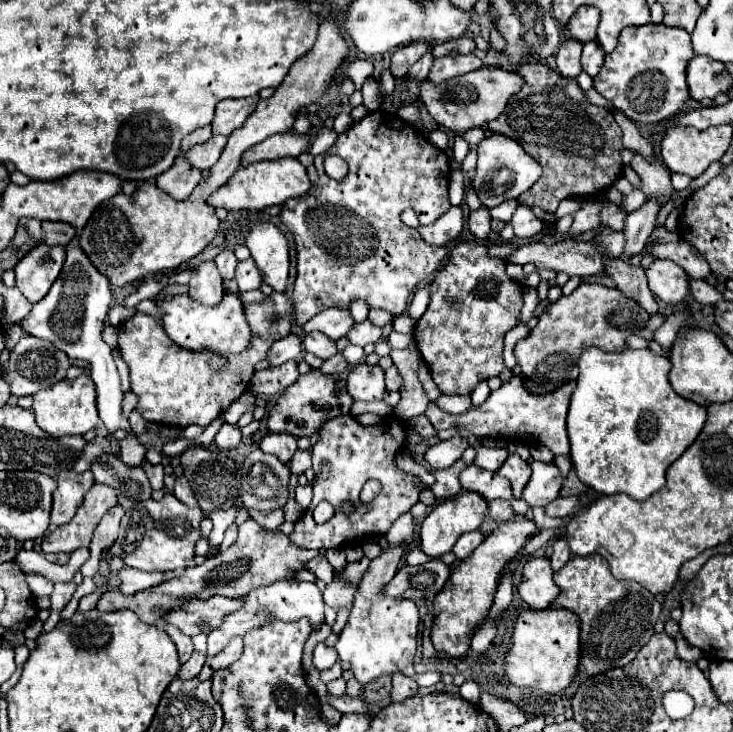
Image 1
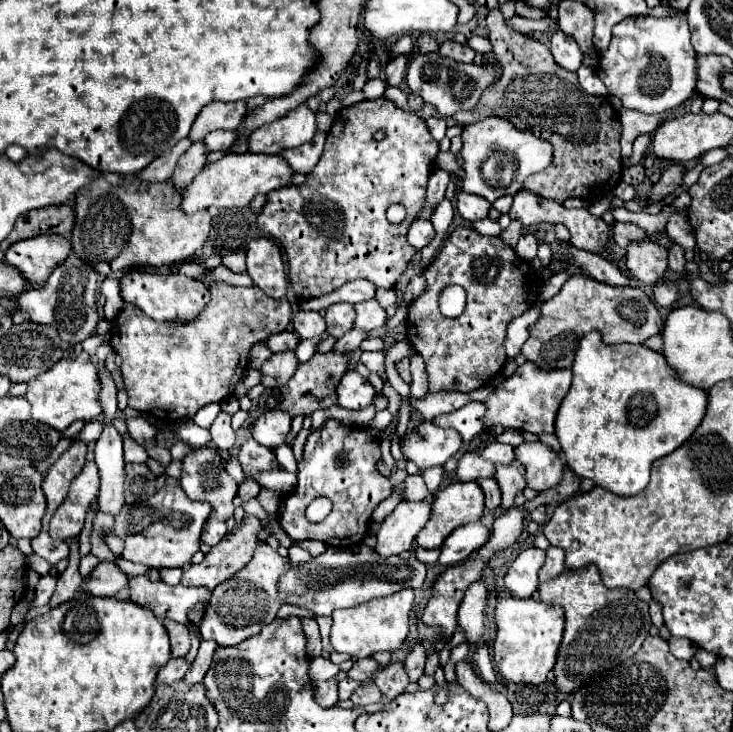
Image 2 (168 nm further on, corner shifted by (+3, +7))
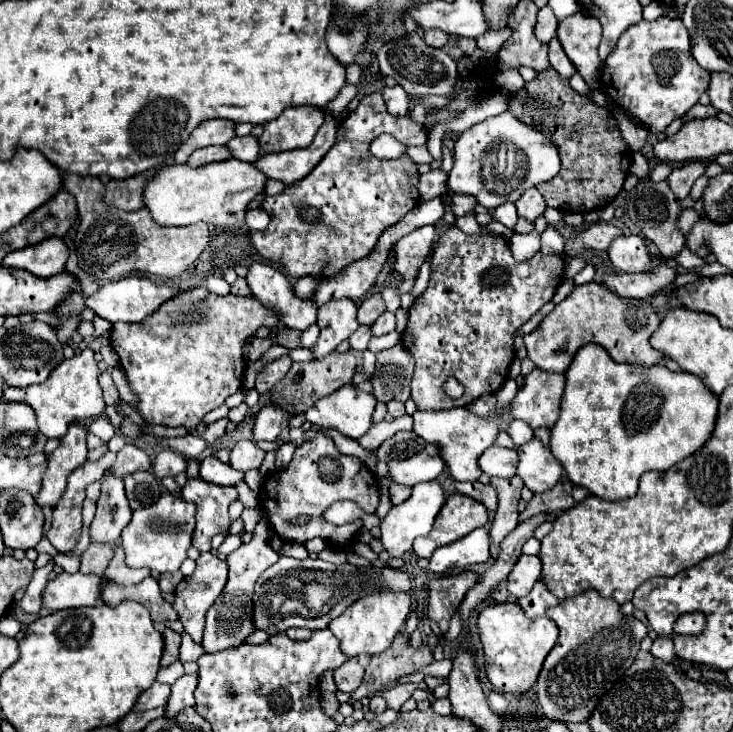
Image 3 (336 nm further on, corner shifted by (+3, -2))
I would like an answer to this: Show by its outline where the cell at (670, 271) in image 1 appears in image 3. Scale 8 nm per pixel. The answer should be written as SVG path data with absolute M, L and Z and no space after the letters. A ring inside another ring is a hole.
M621 235L613 239L607 257L613 267L623 273L641 273L651 267L651 255L645 247L645 239L639 235Z

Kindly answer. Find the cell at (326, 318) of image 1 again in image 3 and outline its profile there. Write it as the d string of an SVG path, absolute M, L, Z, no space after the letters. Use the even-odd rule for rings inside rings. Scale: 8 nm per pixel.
M337 299L327 301L317 311L317 325L319 325L319 339L311 347L315 359L323 359L337 345L349 339L351 333L357 331L357 305L351 299Z

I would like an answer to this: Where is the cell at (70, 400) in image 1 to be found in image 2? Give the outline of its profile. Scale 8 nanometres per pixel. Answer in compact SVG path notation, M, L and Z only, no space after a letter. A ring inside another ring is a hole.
M81 352L75 360L63 360L57 362L47 374L33 378L27 382L27 394L25 398L31 404L31 414L35 420L63 432L67 430L75 420L91 422L101 416L101 408L97 404L97 394L99 394L99 380L97 380L97 368L91 364L89 354Z

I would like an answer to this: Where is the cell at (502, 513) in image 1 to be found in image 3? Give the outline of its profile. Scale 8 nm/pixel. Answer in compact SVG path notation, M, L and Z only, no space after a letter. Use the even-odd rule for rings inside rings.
M479 481L475 483L455 483L455 489L463 495L469 495L483 503L489 513L495 513L497 509L497 491L491 485L481 485Z

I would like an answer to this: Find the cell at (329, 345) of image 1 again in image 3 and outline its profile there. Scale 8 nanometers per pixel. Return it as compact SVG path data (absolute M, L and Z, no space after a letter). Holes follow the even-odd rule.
M253 263L247 273L247 283L253 297L267 309L279 315L279 321L291 329L305 331L317 321L317 305L311 299L295 295L287 277L263 263Z

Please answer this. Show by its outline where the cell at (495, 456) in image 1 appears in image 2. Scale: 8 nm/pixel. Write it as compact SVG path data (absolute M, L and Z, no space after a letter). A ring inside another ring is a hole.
M501 442L489 444L489 446L481 452L481 456L483 456L485 460L495 462L495 464L511 464L513 458L515 458L515 456L513 456L513 446L501 444Z

